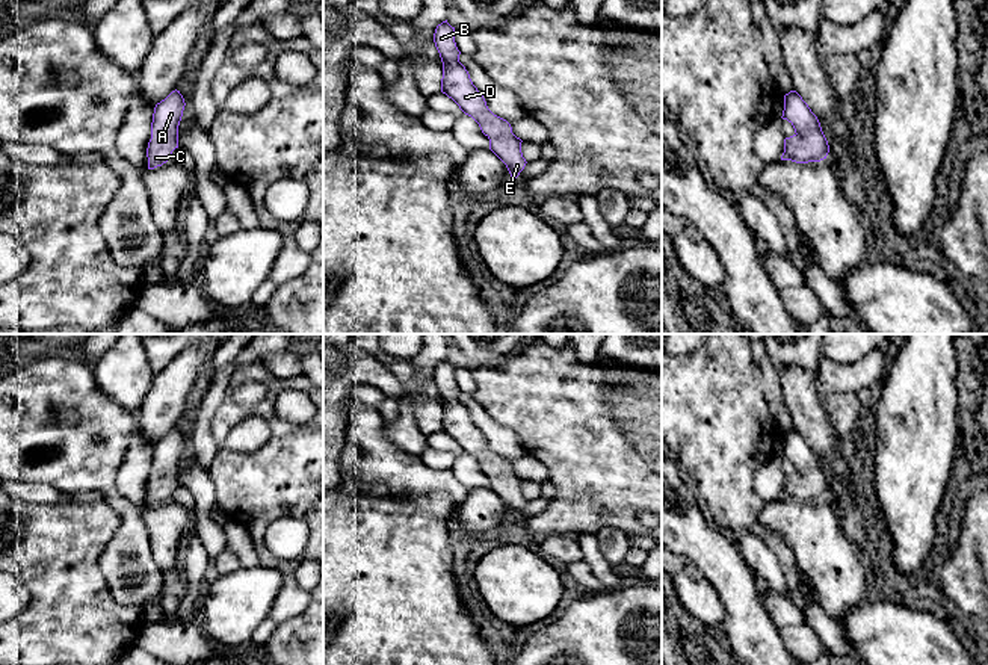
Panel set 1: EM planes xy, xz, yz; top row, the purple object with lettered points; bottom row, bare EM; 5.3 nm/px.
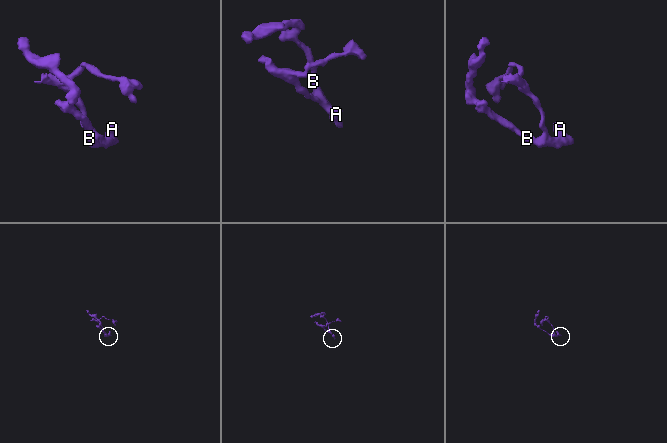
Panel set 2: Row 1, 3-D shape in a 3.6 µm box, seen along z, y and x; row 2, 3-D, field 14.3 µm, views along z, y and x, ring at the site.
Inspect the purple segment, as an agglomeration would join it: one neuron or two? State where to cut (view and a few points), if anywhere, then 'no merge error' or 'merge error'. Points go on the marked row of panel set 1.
cut none; no merge error

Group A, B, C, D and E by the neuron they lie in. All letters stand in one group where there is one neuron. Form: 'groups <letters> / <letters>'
groups A B C D E

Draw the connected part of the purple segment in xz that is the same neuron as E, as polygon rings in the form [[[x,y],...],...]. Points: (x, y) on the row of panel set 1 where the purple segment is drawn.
[[[447,20],[437,26],[434,42],[443,62],[441,92],[479,124],[489,139],[489,150],[506,165],[511,178],[515,180],[527,163],[521,153],[523,141],[512,133],[506,119],[488,109],[483,95],[459,62],[461,51],[455,42],[455,27]]]

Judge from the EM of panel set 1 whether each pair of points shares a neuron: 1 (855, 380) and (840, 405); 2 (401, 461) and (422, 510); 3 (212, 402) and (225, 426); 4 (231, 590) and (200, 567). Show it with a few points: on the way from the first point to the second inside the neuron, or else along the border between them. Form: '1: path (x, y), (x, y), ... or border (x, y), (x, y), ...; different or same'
1: border (854, 392), (837, 392), (825, 398); different
2: border (387, 496), (447, 494), (450, 499); different
3: border (222, 402), (212, 422), (212, 437), (218, 448); different
4: border (206, 587), (201, 596), (198, 621); different

